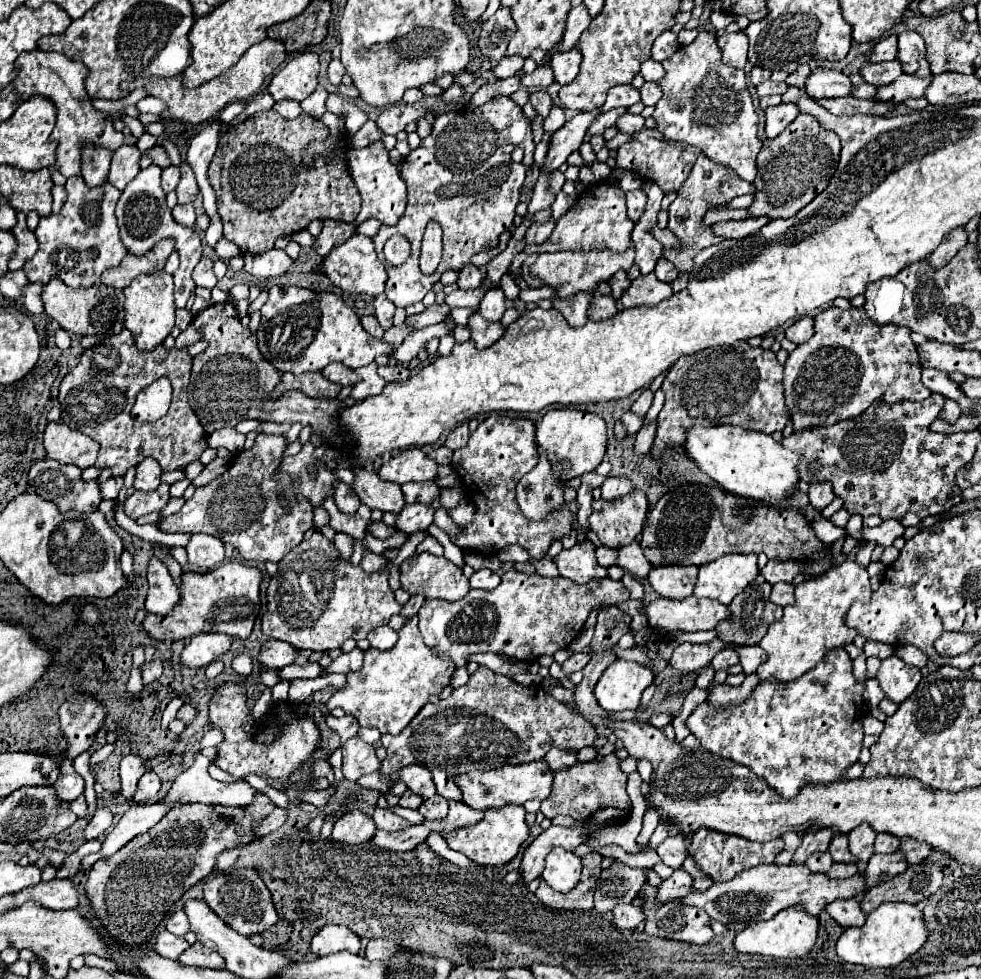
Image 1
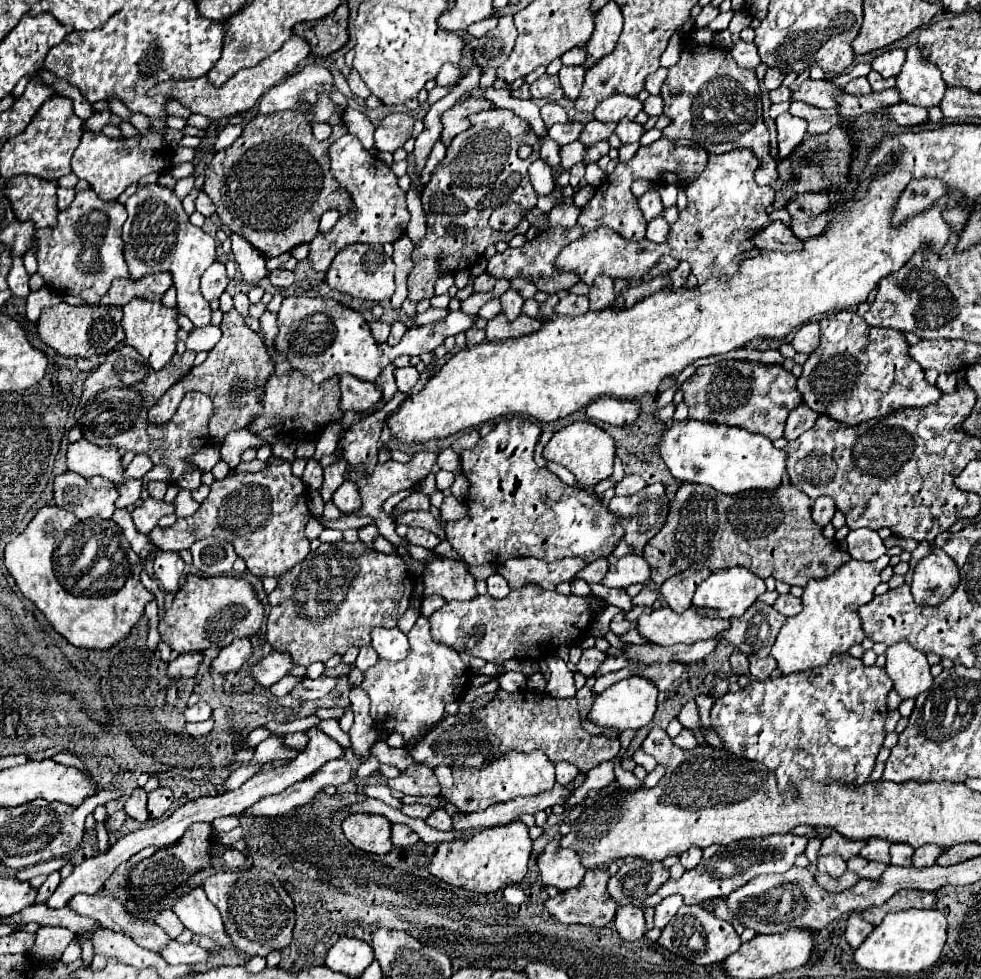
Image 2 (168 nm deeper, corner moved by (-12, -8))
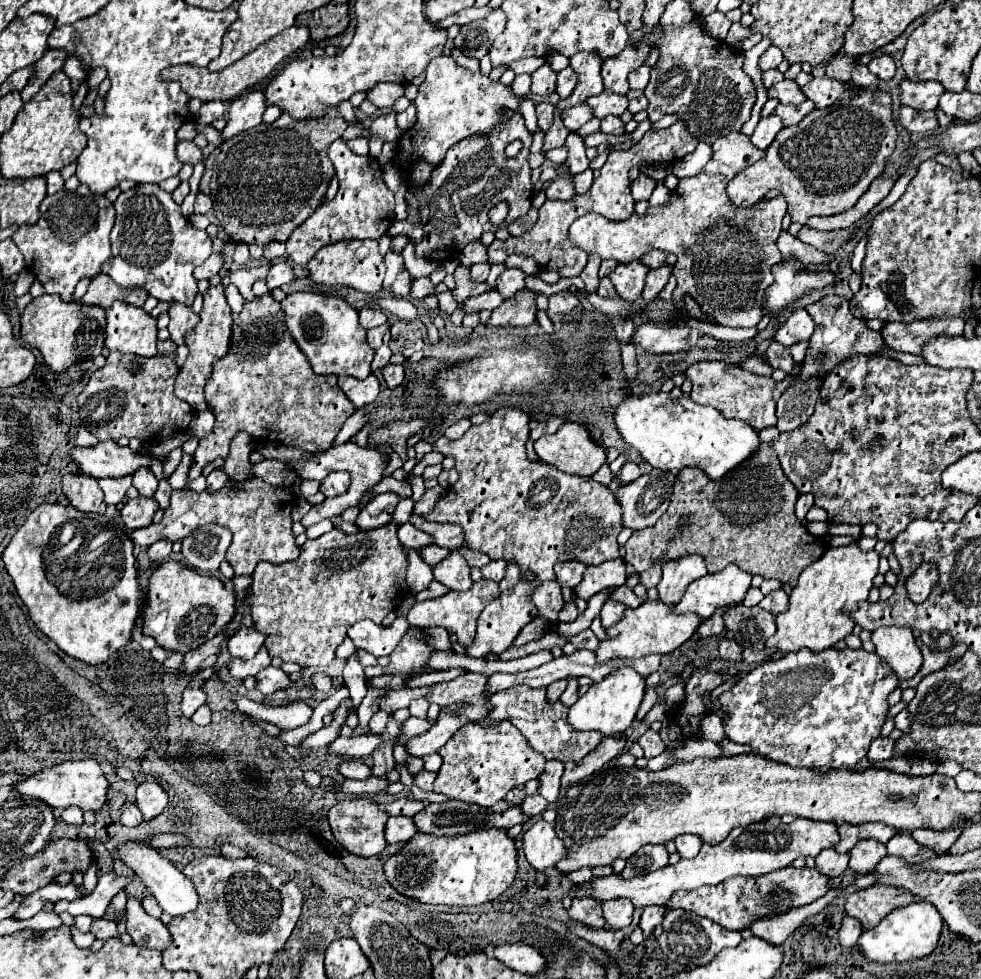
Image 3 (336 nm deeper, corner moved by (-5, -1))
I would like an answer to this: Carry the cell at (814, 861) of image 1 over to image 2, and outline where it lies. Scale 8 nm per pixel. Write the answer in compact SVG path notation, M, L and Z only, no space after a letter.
M828 854L828 856L820 856L818 860L818 870L822 874L828 874L832 878L838 878L846 872L846 862L838 856L838 854Z

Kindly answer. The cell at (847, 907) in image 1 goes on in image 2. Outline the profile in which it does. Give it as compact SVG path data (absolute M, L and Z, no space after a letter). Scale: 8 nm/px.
M852 912L850 914L850 918L848 918L848 926L846 926L846 940L848 940L848 944L856 950L866 938L868 938L868 934L872 932L872 924L868 924L866 920L862 920L862 916L860 914L856 914L856 912Z

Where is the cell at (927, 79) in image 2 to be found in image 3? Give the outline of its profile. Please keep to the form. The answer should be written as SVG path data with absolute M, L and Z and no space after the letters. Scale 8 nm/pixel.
M903 79L901 85L901 103L909 105L919 111L933 111L937 107L939 95L945 91L943 85L935 81L917 81L913 83L911 79Z

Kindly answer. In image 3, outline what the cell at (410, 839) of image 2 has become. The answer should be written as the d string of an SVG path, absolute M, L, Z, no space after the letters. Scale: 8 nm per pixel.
M389 817L385 827L385 839L387 843L401 843L409 841L417 833L417 827L411 817Z

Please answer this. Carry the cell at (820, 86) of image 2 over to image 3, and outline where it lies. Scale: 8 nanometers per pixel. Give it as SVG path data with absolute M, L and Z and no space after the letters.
M783 79L781 83L773 85L769 89L769 97L775 97L785 105L801 105L807 99L805 93L801 91L801 87L795 81L789 81L789 79Z

